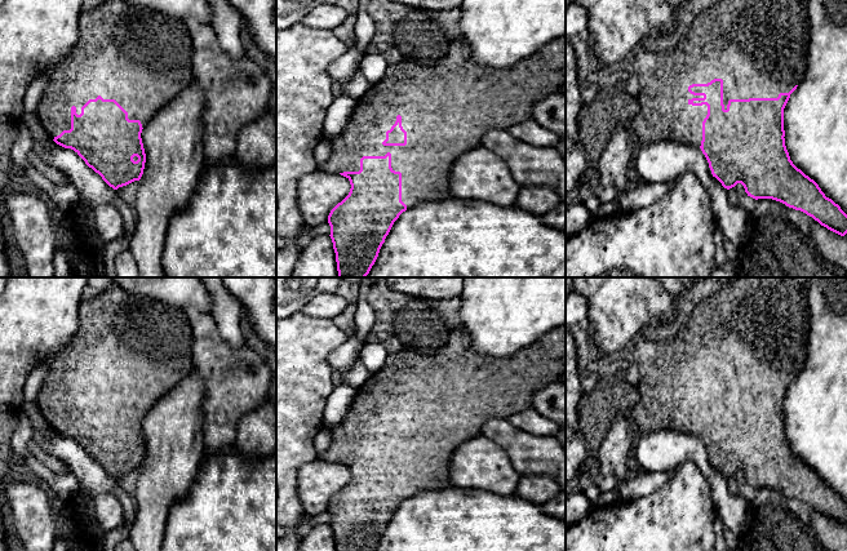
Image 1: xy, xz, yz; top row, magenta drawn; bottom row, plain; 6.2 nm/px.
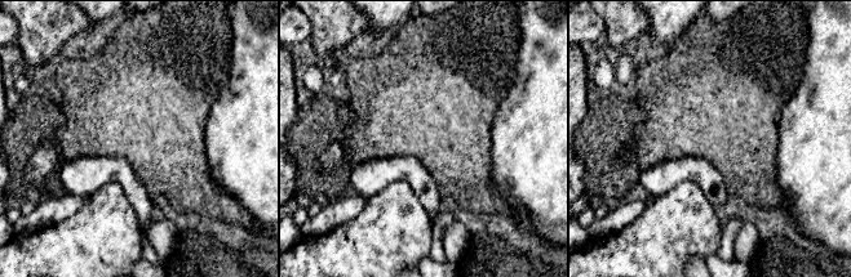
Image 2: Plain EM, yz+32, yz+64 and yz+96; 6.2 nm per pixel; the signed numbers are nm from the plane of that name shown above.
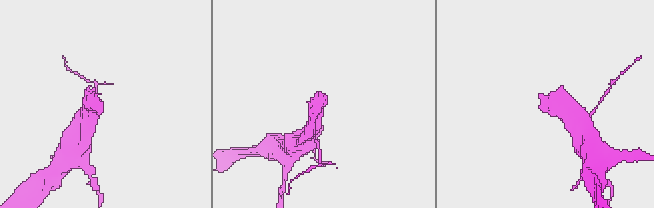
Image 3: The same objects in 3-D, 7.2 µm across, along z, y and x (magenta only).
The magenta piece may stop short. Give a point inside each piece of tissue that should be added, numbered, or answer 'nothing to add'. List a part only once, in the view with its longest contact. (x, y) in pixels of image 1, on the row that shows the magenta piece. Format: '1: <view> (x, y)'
1: yz (759, 48)

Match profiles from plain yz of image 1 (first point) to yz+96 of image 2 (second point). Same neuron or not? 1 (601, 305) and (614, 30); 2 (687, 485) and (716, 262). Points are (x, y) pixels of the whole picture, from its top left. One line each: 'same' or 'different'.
1: same
2: different

